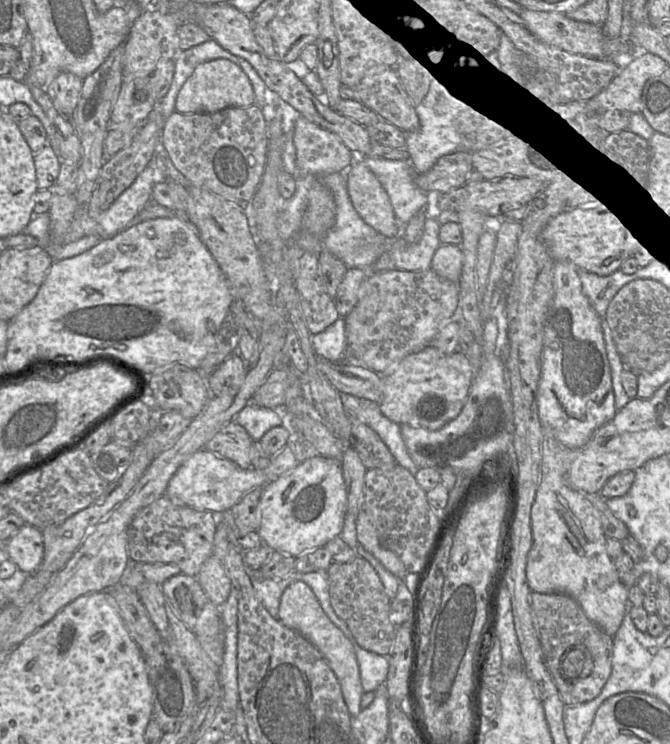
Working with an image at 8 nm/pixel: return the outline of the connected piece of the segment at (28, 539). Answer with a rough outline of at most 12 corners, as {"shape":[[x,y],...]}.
{"shape":[[24,524],[4,543],[4,557],[26,576],[44,556],[40,529]]}

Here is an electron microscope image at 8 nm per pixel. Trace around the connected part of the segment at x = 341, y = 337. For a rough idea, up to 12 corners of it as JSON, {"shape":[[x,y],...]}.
{"shape":[[340,317],[311,337],[315,353],[345,361],[345,320]]}

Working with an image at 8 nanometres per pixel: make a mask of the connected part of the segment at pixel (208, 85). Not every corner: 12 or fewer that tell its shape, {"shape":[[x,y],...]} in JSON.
{"shape":[[215,59],[179,90],[179,113],[214,113],[256,103],[248,76]]}

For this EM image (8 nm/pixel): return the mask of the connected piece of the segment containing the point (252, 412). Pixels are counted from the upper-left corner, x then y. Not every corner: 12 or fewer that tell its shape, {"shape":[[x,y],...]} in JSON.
{"shape":[[247,404],[234,416],[253,441],[281,426],[280,410]]}

